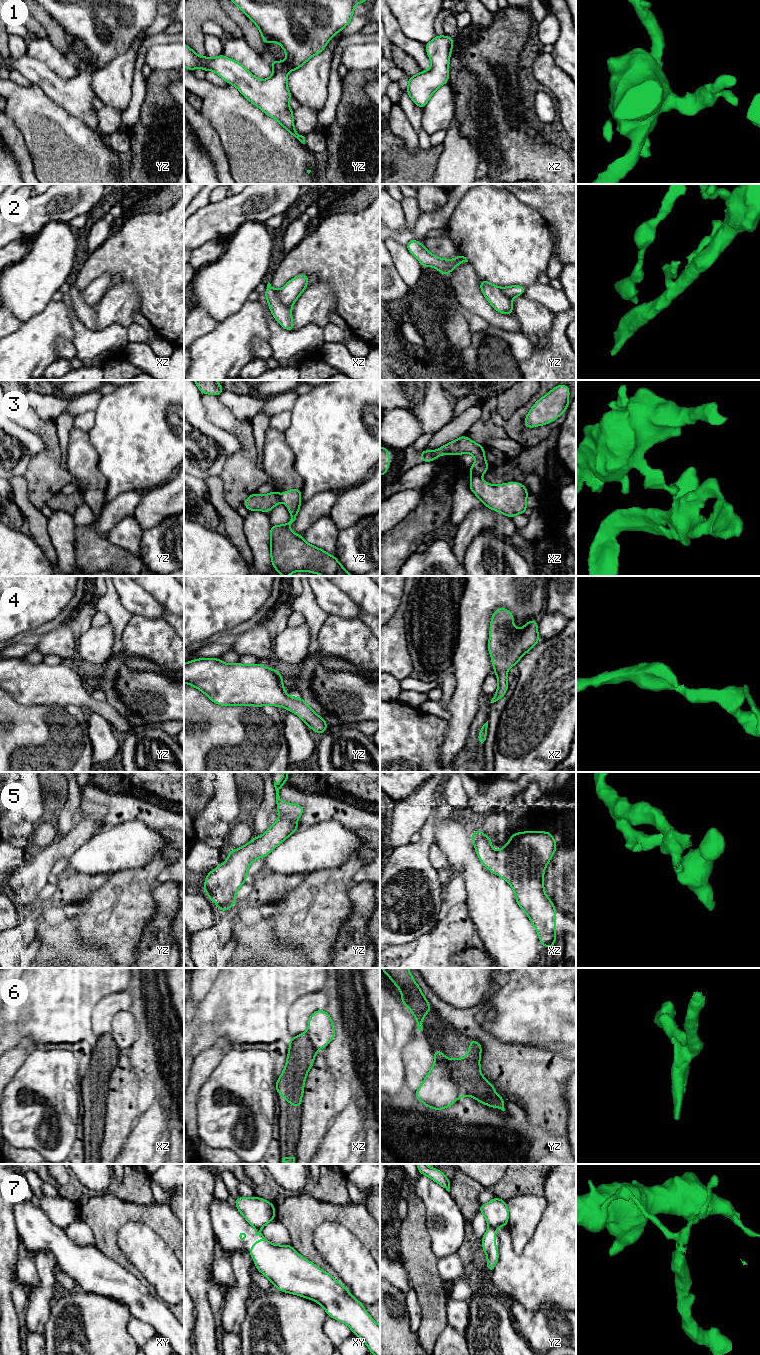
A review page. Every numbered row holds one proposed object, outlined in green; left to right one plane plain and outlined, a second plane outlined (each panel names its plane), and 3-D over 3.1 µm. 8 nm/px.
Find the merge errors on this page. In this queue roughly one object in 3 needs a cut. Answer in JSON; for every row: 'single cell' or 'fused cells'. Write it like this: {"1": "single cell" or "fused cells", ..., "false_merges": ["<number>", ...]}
{"1": "single cell", "2": "fused cells", "3": "fused cells", "4": "single cell", "5": "single cell", "6": "fused cells", "7": "fused cells", "false_merges": ["2", "3", "6", "7"]}

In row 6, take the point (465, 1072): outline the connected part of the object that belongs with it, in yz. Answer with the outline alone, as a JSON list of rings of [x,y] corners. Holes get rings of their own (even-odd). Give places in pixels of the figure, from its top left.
[[[471,1039],[469,1052],[466,1056],[460,1059],[446,1058],[451,1078],[458,1086],[461,1097],[471,1096],[486,1106],[505,1111],[503,1100],[506,1098],[499,1097],[494,1086],[482,1076],[480,1070],[481,1053],[481,1044]]]

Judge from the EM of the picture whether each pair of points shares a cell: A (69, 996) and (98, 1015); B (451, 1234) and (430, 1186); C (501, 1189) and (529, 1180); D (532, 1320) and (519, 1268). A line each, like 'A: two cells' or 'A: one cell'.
A: two cells
B: one cell
C: one cell
D: two cells

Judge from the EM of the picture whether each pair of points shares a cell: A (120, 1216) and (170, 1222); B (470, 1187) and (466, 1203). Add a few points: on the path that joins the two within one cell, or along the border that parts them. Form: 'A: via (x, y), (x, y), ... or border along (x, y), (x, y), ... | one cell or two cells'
A: via (132, 1214), (151, 1214), (158, 1217) | one cell
B: via (466, 1191), (466, 1199) | one cell

